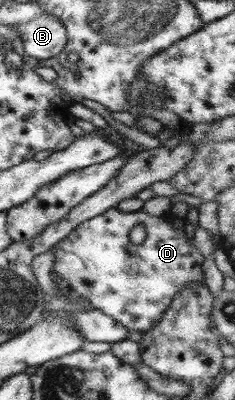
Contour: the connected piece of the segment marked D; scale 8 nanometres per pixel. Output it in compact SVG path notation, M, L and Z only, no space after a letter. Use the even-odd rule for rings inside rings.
M113 207L105 210L105 212L102 212L97 216L94 216L93 218L88 218L88 220L81 222L74 230L69 232L69 235L65 239L61 240L61 242L57 242L57 245L50 250L51 254L53 254L53 264L50 268L50 277L51 272L56 276L51 279L53 284L55 284L55 288L57 288L61 295L63 295L63 297L60 297L63 300L69 299L69 301L72 301L75 300L75 298L82 298L83 300L86 300L94 310L99 310L108 317L111 317L115 322L118 322L123 326L125 330L143 332L150 329L151 326L159 320L161 313L167 310L169 302L173 300L175 294L177 294L177 292L179 292L179 290L181 290L185 285L203 283L204 280L201 273L203 257L201 256L201 253L195 249L192 242L193 240L191 240L191 238L189 240L189 238L186 237L185 232L177 231L175 227L171 227L171 224L167 224L165 220L161 220L161 217L155 218L154 216L149 216L141 210L136 212L121 212L116 207ZM135 225L141 225L144 228L145 240L143 240L141 244L131 244L128 240L129 232Z

